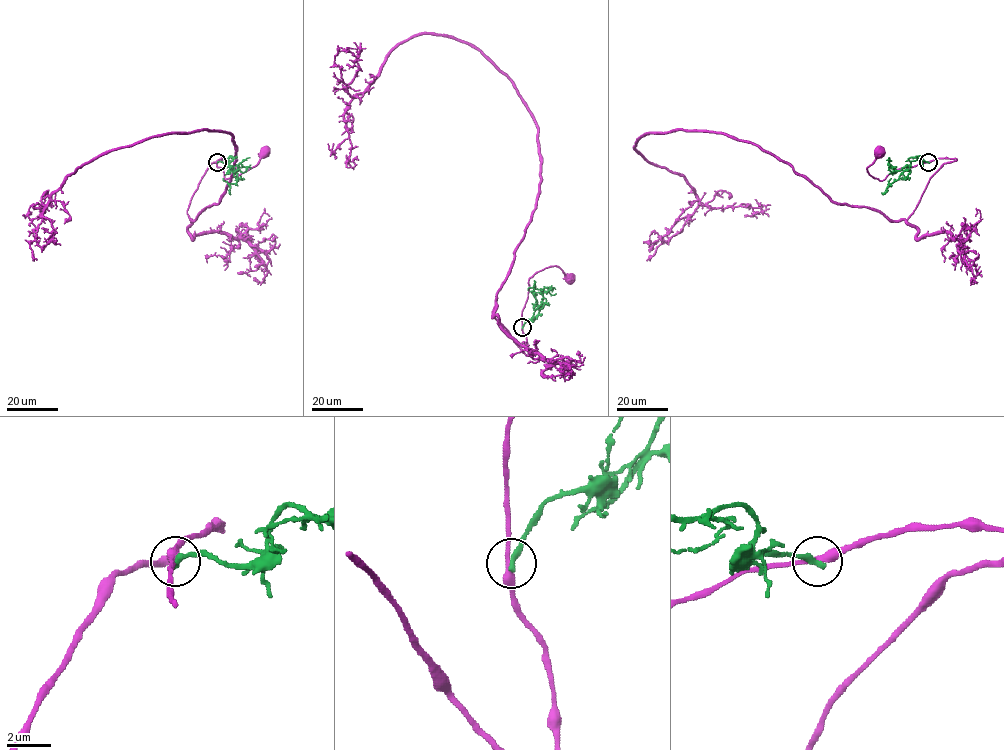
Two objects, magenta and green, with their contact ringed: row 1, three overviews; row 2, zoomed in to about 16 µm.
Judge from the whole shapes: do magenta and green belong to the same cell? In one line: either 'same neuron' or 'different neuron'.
different neuron

